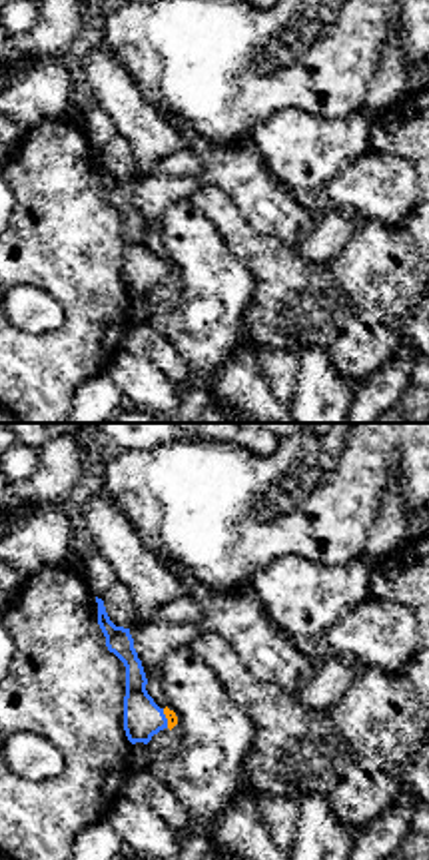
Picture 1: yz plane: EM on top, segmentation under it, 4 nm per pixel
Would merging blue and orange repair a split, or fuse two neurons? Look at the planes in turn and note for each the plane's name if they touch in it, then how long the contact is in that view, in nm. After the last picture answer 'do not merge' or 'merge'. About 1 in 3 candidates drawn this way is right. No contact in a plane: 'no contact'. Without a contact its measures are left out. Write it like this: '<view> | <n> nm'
yz | 80 nm

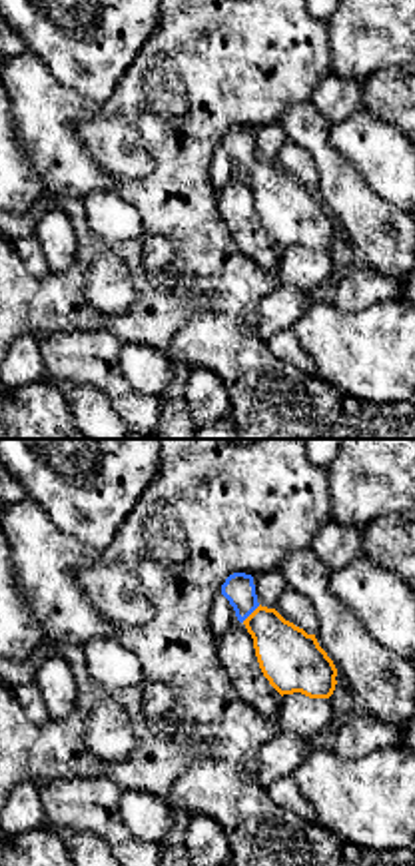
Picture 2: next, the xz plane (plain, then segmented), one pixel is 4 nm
xz | 100 nm

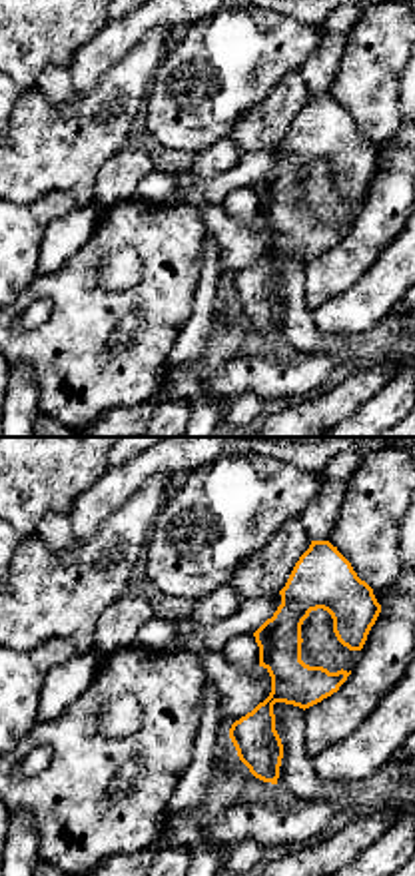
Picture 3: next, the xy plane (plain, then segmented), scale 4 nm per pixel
no contact

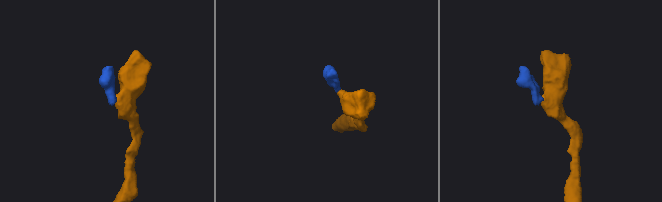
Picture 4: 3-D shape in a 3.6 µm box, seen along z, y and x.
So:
merge

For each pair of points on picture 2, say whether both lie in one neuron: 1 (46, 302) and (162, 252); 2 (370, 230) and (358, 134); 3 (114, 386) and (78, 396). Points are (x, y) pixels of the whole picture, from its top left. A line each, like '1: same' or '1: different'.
1: different
2: different
3: different

